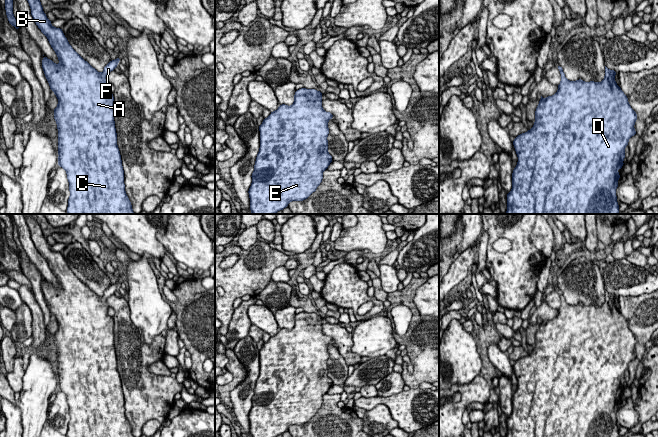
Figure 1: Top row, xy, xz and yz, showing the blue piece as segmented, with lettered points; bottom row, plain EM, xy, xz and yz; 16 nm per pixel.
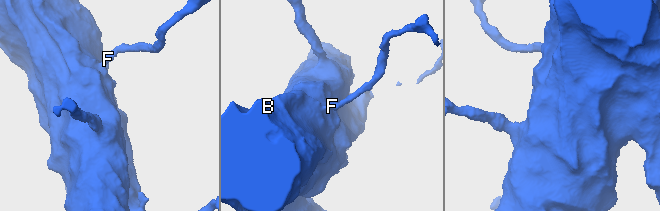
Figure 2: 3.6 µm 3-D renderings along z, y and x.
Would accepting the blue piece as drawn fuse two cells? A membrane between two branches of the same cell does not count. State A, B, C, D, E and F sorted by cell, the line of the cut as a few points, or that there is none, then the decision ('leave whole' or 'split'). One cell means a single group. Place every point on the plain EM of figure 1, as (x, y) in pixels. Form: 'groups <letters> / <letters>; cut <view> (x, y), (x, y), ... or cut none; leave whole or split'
groups A B C D E F; cut none; leave whole

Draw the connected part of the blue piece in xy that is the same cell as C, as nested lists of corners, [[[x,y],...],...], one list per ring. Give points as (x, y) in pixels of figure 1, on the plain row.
[[[24,214],[31,239],[55,275],[59,288],[44,280],[41,286],[50,313],[58,322],[54,343],[58,353],[58,390],[67,397],[70,420],[67,437],[134,437],[125,416],[124,394],[114,345],[114,321],[107,315],[106,299],[114,295],[120,281],[99,297],[69,268],[61,252],[51,249],[40,224]]]

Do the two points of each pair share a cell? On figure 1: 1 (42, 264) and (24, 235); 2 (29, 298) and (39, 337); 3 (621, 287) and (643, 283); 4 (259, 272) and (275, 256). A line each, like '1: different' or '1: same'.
1: same
2: same
3: same
4: same

